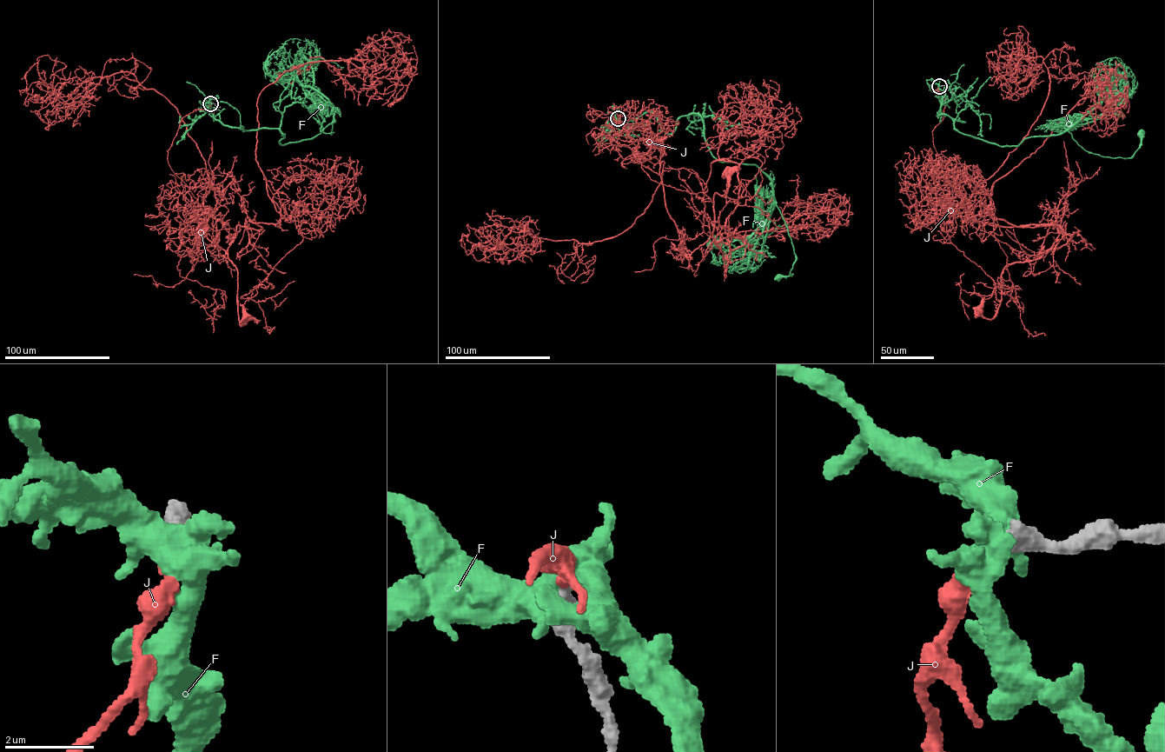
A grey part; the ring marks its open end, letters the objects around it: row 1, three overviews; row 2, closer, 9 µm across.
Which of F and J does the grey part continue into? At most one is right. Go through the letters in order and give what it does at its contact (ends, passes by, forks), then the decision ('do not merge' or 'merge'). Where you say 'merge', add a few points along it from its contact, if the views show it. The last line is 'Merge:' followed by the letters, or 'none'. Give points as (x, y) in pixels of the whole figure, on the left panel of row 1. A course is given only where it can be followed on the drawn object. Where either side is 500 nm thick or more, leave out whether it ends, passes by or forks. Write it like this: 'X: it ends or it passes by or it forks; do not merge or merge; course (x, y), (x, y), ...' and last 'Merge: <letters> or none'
F: do not merge
J: it ends; merge; course (210, 103), (182, 118), (167, 160), (207, 220), (195, 236), (200, 228), (235, 266), (241, 325), (245, 316)
Merge: J

